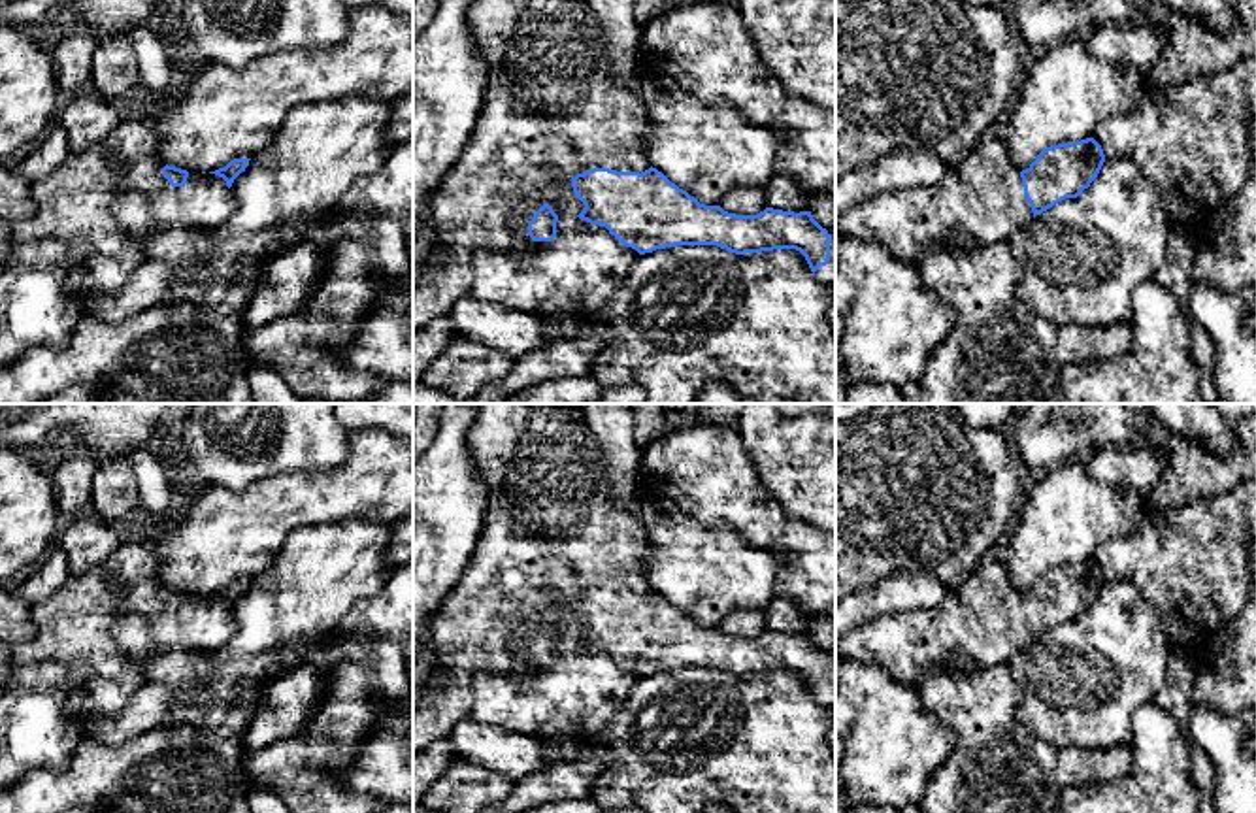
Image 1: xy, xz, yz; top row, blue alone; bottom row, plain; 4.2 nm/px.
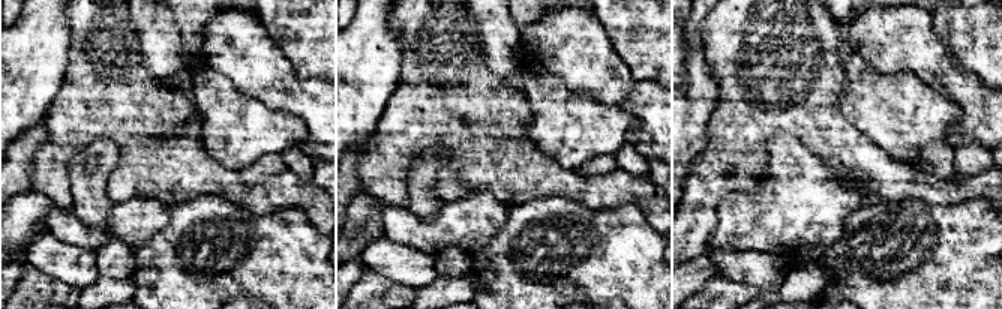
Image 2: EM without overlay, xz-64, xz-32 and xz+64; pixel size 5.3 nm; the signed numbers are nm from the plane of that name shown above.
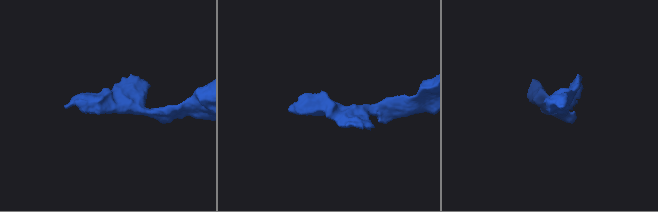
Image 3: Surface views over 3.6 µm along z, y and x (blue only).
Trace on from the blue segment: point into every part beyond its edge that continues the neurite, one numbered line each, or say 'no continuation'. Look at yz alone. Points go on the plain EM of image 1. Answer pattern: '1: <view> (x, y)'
1: yz (981, 623)

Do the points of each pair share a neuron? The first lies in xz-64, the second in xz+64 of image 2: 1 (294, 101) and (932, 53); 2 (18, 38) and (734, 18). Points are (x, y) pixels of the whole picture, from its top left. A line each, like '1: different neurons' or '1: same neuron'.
1: same neuron
2: different neurons

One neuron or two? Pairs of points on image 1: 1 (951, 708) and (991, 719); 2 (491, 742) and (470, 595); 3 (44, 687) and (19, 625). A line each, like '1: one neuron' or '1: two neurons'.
1: one neuron
2: two neurons
3: two neurons

